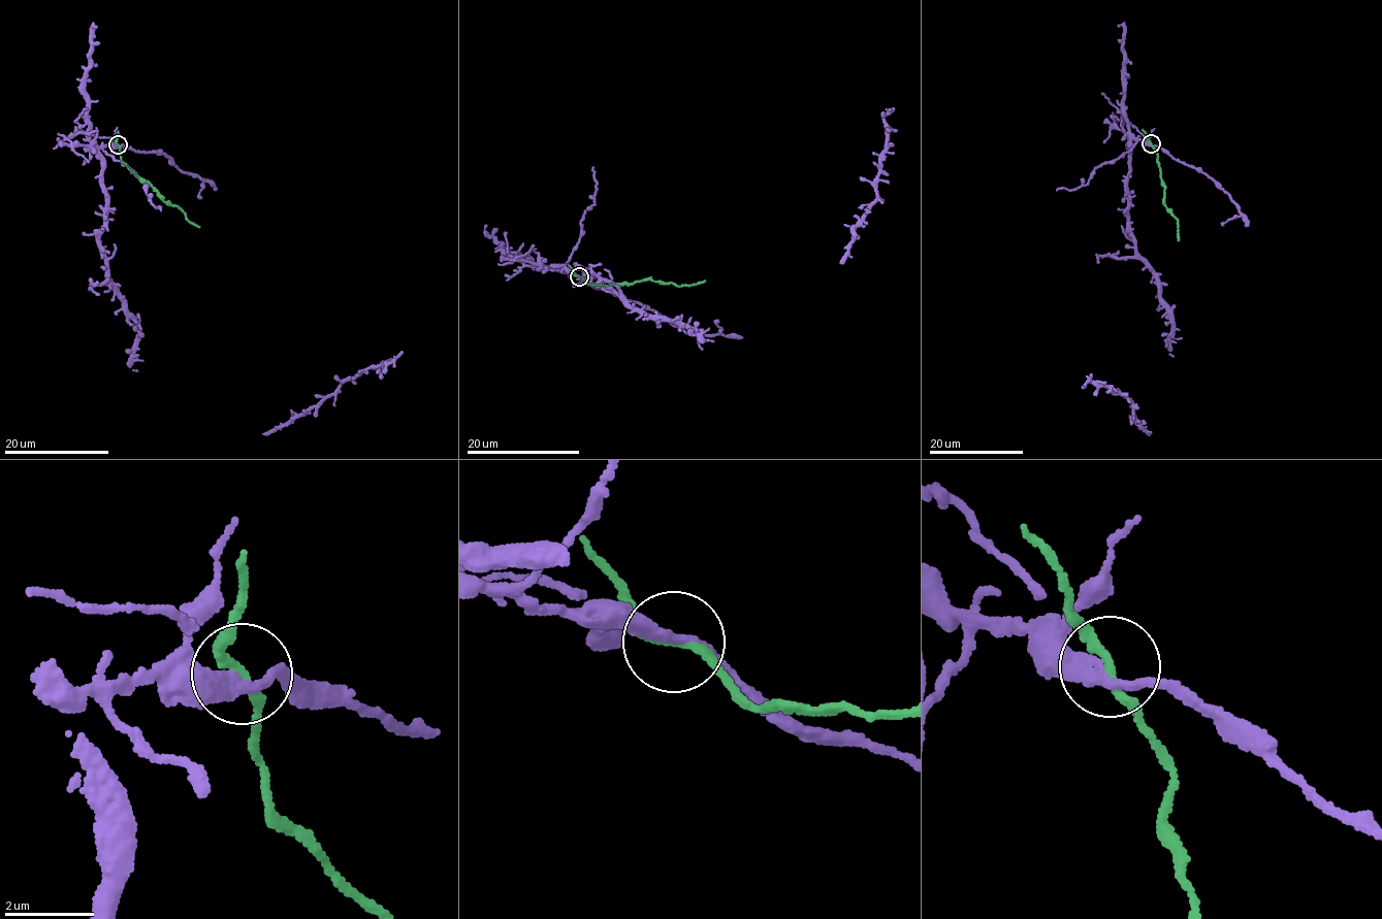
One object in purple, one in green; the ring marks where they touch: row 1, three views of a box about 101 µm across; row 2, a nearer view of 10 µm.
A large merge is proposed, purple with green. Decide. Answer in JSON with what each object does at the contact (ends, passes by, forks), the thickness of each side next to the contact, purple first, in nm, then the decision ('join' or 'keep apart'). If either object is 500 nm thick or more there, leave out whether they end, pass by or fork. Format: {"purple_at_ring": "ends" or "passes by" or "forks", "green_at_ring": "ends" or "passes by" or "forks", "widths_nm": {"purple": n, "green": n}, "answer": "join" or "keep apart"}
{"purple_at_ring": "passes by", "green_at_ring": "passes by", "widths_nm": {"purple": 240, "green": 190}, "answer": "keep apart"}

